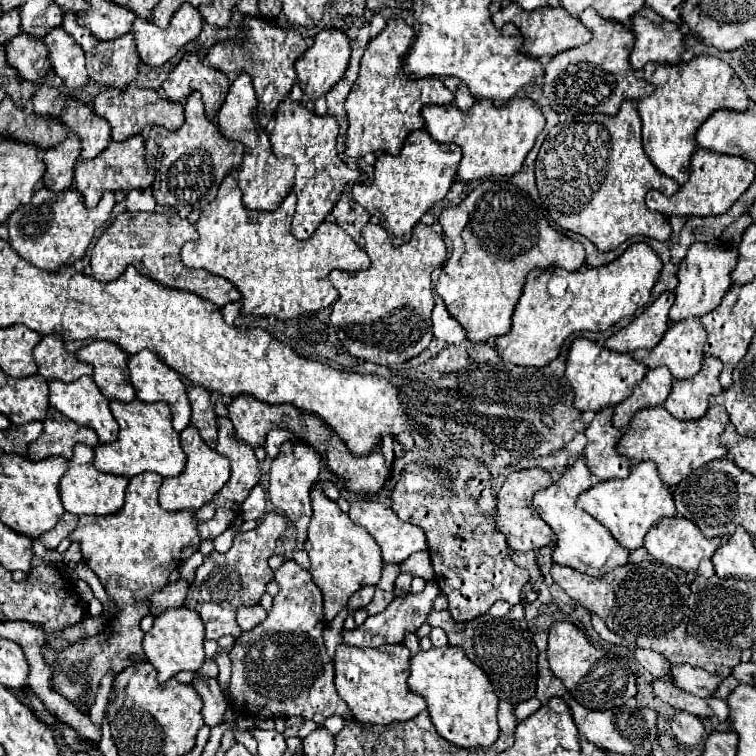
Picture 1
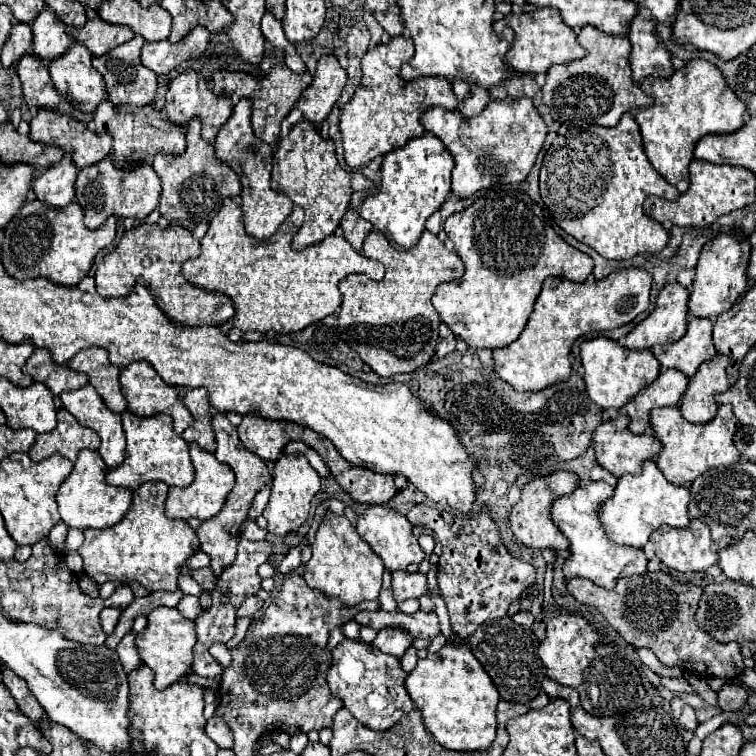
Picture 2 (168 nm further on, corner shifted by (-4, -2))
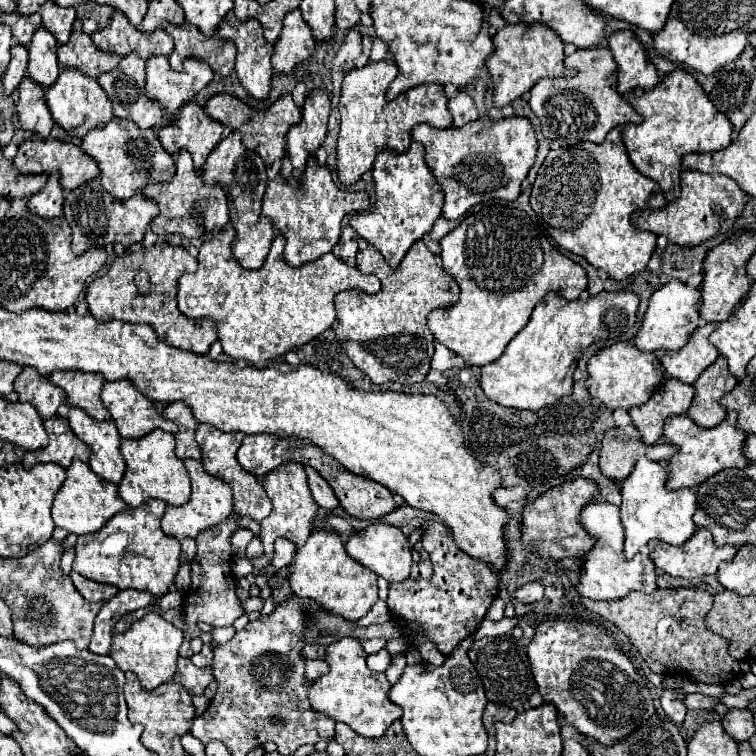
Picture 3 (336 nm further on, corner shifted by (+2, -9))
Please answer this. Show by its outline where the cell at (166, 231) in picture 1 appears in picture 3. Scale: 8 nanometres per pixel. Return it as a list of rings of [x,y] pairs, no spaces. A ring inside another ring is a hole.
[[[161,242],[151,248],[125,252],[123,256],[115,258],[107,274],[95,278],[89,284],[87,296],[85,296],[89,312],[103,322],[123,320],[123,322],[135,322],[135,324],[149,324],[157,332],[159,340],[163,340],[165,344],[187,352],[195,352],[195,354],[207,354],[209,346],[217,340],[217,328],[213,320],[191,320],[183,316],[177,308],[177,282],[181,274],[193,272],[195,268],[197,268],[197,260],[183,246],[171,246]],[[139,270],[145,270],[149,274],[151,290],[145,296],[137,294],[137,286],[133,282]]]

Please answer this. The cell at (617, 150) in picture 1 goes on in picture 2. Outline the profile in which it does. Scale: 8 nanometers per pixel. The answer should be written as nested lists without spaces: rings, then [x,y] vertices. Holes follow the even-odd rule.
[[[623,113],[623,119],[615,127],[589,125],[583,129],[559,129],[555,141],[545,151],[539,187],[541,199],[555,223],[605,259],[631,259],[637,253],[659,253],[669,241],[669,231],[645,215],[643,201],[649,195],[677,199],[679,191],[649,163],[639,125],[631,113]],[[565,175],[575,175],[575,185],[565,185],[569,181]]]

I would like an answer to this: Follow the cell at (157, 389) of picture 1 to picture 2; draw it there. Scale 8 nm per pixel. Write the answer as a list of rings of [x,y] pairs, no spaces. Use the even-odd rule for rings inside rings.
[[[135,361],[127,367],[123,367],[119,381],[121,381],[123,391],[127,395],[127,401],[129,401],[127,409],[131,413],[137,413],[139,417],[147,417],[147,415],[155,415],[155,413],[167,413],[173,417],[173,425],[175,425],[177,435],[181,435],[187,427],[193,425],[193,417],[189,415],[189,409],[183,405],[183,399],[179,397],[177,389],[173,385],[167,385],[147,361]]]

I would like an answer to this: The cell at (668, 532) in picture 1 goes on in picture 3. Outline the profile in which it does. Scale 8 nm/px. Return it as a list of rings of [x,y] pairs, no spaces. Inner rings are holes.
[[[699,528],[691,540],[683,546],[671,546],[663,542],[655,542],[651,546],[651,560],[659,570],[669,576],[679,578],[697,578],[705,574],[715,574],[721,562],[731,562],[735,556],[735,546],[717,548],[713,544],[713,536],[707,528]]]

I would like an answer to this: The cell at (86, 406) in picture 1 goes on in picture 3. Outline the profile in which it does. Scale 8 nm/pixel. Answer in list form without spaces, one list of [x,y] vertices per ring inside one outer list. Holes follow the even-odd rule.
[[[71,406],[69,412],[71,430],[91,448],[89,468],[107,482],[119,484],[125,472],[125,460],[119,452],[121,436],[117,432],[115,422],[97,422],[91,420],[81,408]]]

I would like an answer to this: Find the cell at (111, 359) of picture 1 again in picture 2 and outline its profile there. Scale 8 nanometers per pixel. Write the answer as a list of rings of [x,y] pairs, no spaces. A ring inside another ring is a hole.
[[[89,347],[77,353],[67,365],[89,375],[89,383],[113,413],[123,413],[127,409],[127,401],[119,383],[121,369],[109,361],[109,353],[105,349]]]

